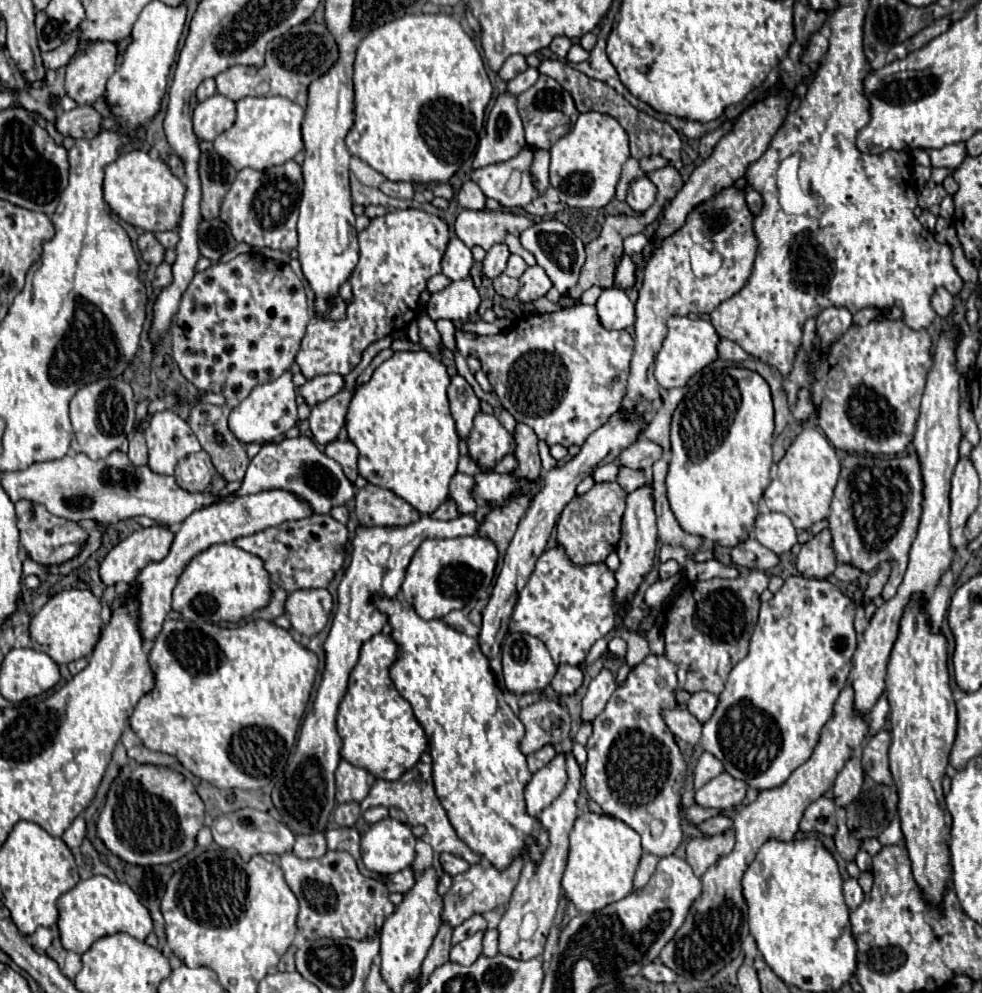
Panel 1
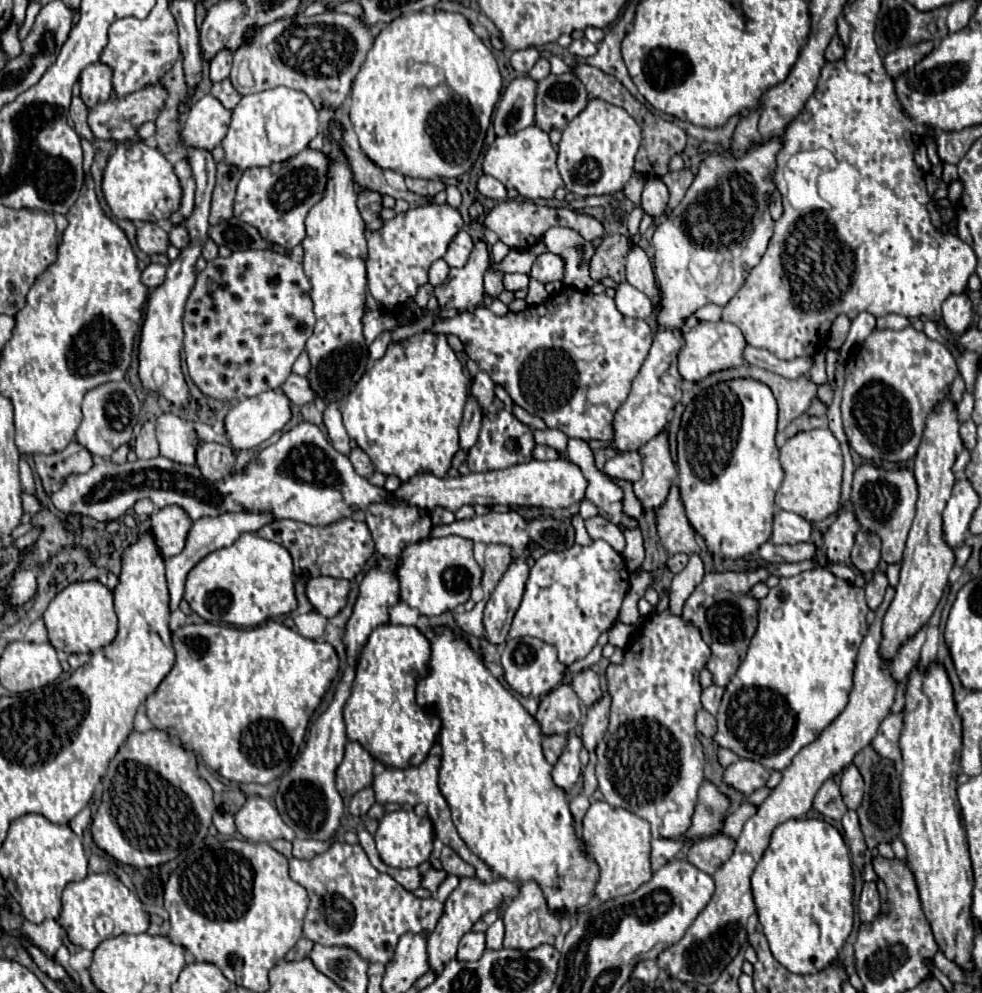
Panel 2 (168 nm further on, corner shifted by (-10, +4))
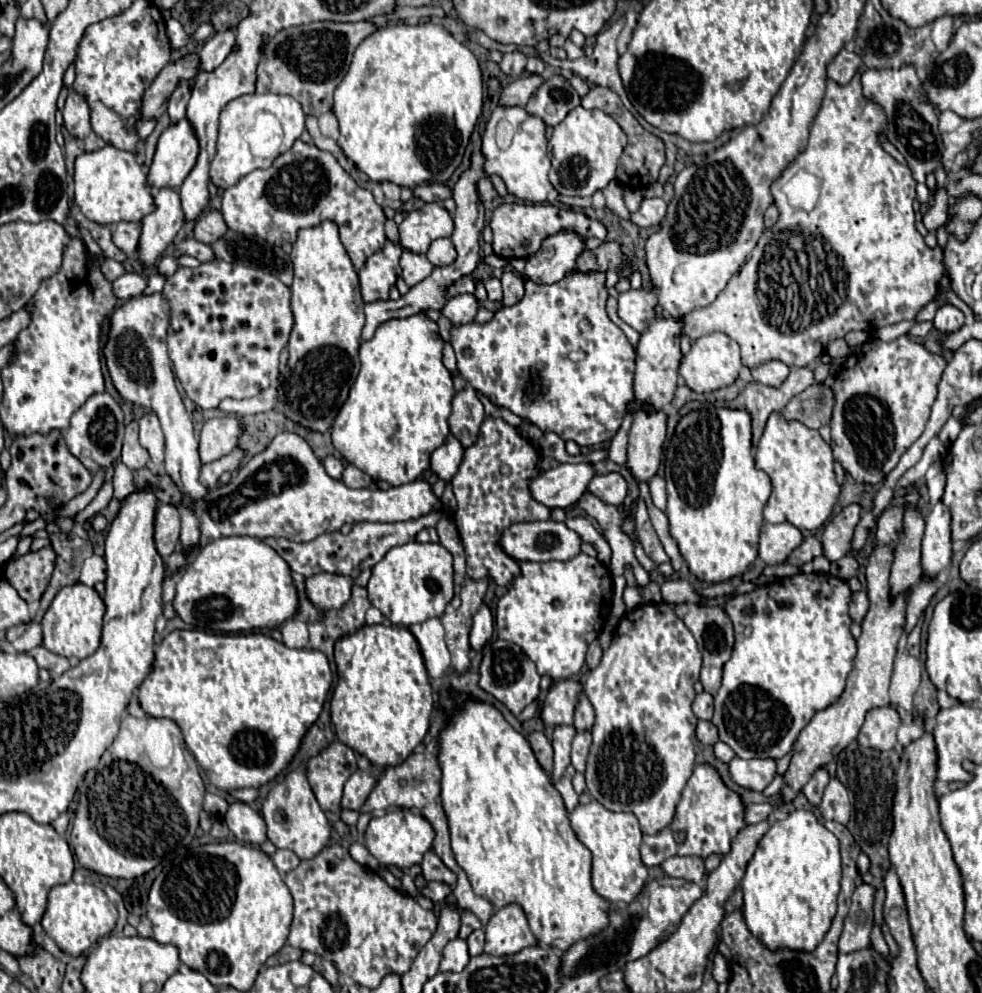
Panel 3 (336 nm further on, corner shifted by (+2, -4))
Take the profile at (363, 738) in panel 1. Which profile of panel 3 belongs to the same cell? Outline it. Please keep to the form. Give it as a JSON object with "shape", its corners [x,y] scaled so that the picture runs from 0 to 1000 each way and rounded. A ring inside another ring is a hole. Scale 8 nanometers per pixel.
{"shape":[[[371,630],[342,647],[340,663],[344,671],[344,689],[340,693],[336,715],[342,743],[356,751],[363,759],[373,761],[381,771],[395,773],[409,769],[409,765],[413,765],[413,761],[418,761],[418,757],[430,749],[438,733],[438,719],[442,713],[440,691],[424,642],[411,630]]]}

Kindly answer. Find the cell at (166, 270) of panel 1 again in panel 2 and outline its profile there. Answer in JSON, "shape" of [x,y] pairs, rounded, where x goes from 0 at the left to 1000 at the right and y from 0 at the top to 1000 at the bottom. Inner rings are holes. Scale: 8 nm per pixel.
{"shape":[[[151,266],[147,272],[145,272],[145,286],[149,288],[149,290],[153,290],[153,292],[157,292],[161,286],[165,286],[165,282],[167,282],[167,278],[169,278],[169,268],[165,268],[165,266]]]}

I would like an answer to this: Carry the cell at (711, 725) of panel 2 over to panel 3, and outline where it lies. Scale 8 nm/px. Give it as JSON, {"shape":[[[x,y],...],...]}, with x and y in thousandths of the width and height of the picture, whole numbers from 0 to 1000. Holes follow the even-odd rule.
{"shape":[[[713,725],[711,731],[709,731],[709,743],[715,747],[715,749],[723,749],[727,751],[731,747],[731,735],[727,733],[725,727],[717,727]]]}

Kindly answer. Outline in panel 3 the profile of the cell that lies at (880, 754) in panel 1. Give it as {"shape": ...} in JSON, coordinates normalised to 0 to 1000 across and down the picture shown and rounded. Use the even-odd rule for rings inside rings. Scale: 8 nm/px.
{"shape":[[[892,713],[884,717],[882,727],[876,735],[874,749],[890,755],[908,755],[912,751],[912,735],[916,731],[916,721],[910,713]]]}

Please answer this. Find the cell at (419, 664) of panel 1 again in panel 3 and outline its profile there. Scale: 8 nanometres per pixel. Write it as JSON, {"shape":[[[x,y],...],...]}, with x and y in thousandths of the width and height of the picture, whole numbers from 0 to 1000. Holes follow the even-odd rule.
{"shape":[[[468,699],[468,711],[460,711],[454,719],[456,719],[456,727],[454,727],[454,733],[448,735],[448,757],[446,757],[446,767],[448,767],[448,775],[450,775],[450,798],[448,798],[448,804],[450,804],[450,812],[452,812],[452,818],[454,818],[454,824],[456,824],[456,832],[458,832],[458,846],[460,846],[460,858],[464,862],[464,868],[468,870],[468,874],[477,880],[477,886],[483,894],[483,898],[487,902],[493,902],[497,904],[501,910],[505,910],[507,914],[515,912],[515,910],[530,910],[536,918],[536,924],[538,924],[538,931],[540,931],[540,937],[542,941],[548,945],[548,949],[556,949],[560,953],[566,953],[570,957],[576,957],[578,953],[582,953],[587,947],[593,947],[593,945],[601,945],[605,941],[609,941],[617,931],[619,931],[619,908],[615,904],[611,904],[603,890],[601,890],[601,856],[587,844],[585,836],[580,834],[580,826],[578,826],[578,818],[572,810],[572,802],[568,802],[568,796],[562,792],[558,779],[550,773],[540,749],[536,747],[536,743],[525,737],[511,721],[511,717],[499,709],[499,707],[491,707],[479,699]]]}

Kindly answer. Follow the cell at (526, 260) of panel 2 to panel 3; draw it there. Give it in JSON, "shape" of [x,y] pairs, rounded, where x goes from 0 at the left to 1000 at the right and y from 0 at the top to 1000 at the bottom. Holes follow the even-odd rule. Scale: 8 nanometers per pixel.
{"shape":[[[470,278],[462,288],[456,290],[456,296],[458,298],[464,298],[464,296],[475,296],[475,294],[483,294],[485,292],[485,282],[483,278]]]}

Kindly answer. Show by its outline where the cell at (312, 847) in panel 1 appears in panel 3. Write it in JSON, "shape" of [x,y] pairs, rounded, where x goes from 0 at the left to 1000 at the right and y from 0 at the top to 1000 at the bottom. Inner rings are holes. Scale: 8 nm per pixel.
{"shape":[[[281,856],[281,860],[277,862],[277,868],[285,880],[291,880],[305,870],[305,864],[297,856]]]}

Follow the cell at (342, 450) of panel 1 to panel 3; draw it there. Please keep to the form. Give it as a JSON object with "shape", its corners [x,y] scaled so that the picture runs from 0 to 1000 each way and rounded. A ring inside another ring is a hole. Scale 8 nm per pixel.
{"shape":[[[354,467],[348,475],[348,485],[356,491],[375,491],[379,487],[379,481],[373,479],[369,473],[360,471],[358,467]]]}

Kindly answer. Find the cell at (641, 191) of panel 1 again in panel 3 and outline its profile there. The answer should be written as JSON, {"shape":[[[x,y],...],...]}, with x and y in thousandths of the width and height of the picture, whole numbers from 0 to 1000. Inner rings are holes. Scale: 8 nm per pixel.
{"shape":[[[656,199],[650,213],[642,216],[642,222],[648,228],[662,230],[662,228],[672,226],[676,218],[678,218],[678,203],[674,199]]]}

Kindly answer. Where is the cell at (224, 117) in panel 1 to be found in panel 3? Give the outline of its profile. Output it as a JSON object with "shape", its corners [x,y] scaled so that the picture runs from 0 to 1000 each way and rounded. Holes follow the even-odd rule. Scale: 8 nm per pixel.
{"shape":[[[191,119],[173,125],[159,147],[159,155],[151,173],[155,189],[183,189],[202,161],[202,139]]]}

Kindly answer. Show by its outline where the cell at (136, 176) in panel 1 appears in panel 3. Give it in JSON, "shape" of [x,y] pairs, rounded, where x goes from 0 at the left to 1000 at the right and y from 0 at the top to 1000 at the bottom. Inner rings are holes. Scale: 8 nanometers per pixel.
{"shape":[[[106,147],[96,153],[88,153],[75,163],[75,201],[84,216],[100,226],[120,226],[120,224],[143,224],[145,218],[157,213],[155,189],[151,187],[151,177],[145,165],[138,161],[136,153],[120,151],[116,147]]]}

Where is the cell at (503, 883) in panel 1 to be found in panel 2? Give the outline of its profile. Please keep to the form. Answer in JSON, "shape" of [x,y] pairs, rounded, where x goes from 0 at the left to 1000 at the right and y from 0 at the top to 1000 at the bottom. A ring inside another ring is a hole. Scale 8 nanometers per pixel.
{"shape":[[[468,884],[468,890],[466,894],[458,900],[458,904],[454,906],[452,910],[452,920],[450,924],[446,926],[442,939],[436,943],[436,969],[438,969],[438,975],[448,981],[450,975],[460,967],[464,965],[464,955],[466,955],[466,949],[468,945],[481,937],[483,928],[487,924],[491,924],[495,918],[499,916],[505,916],[505,912],[509,912],[509,908],[513,904],[523,904],[527,900],[527,890],[525,888],[517,888],[513,884],[509,886],[503,886],[499,890],[493,890],[489,888],[487,884]]]}

